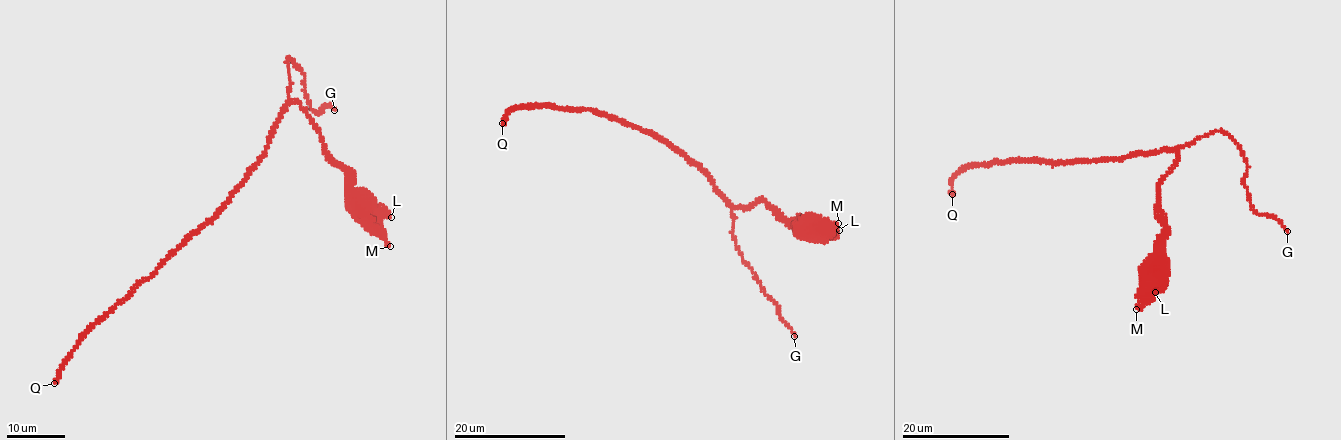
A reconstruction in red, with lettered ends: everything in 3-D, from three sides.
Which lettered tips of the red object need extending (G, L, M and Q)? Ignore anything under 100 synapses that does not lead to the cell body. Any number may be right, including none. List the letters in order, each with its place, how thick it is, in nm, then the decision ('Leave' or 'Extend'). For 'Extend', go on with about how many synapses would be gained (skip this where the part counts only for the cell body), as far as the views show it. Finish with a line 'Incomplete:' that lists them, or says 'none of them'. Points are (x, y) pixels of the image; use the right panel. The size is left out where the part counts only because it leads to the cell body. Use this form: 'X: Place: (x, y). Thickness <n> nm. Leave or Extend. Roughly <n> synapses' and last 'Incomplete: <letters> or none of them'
G: Place: (1287, 231). Thickness 180 nm. Extend. Roughly 160 synapses
L: Place: (1155, 292). Thickness 320 nm. Leave
M: Place: (1136, 309). Thickness 360 nm. Leave
Q: Place: (952, 194). Thickness 320 nm. Extend. Roughly 4500 synapses
Incomplete: G, Q

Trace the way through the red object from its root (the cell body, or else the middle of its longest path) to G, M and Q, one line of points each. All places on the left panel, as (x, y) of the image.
G: (362, 206), (349, 174), (289, 98), (287, 57), (302, 72), (311, 109), (334, 110)
M: (362, 206), (390, 246)
Q: (362, 206), (349, 174), (292, 101), (246, 179), (96, 319), (54, 383)

